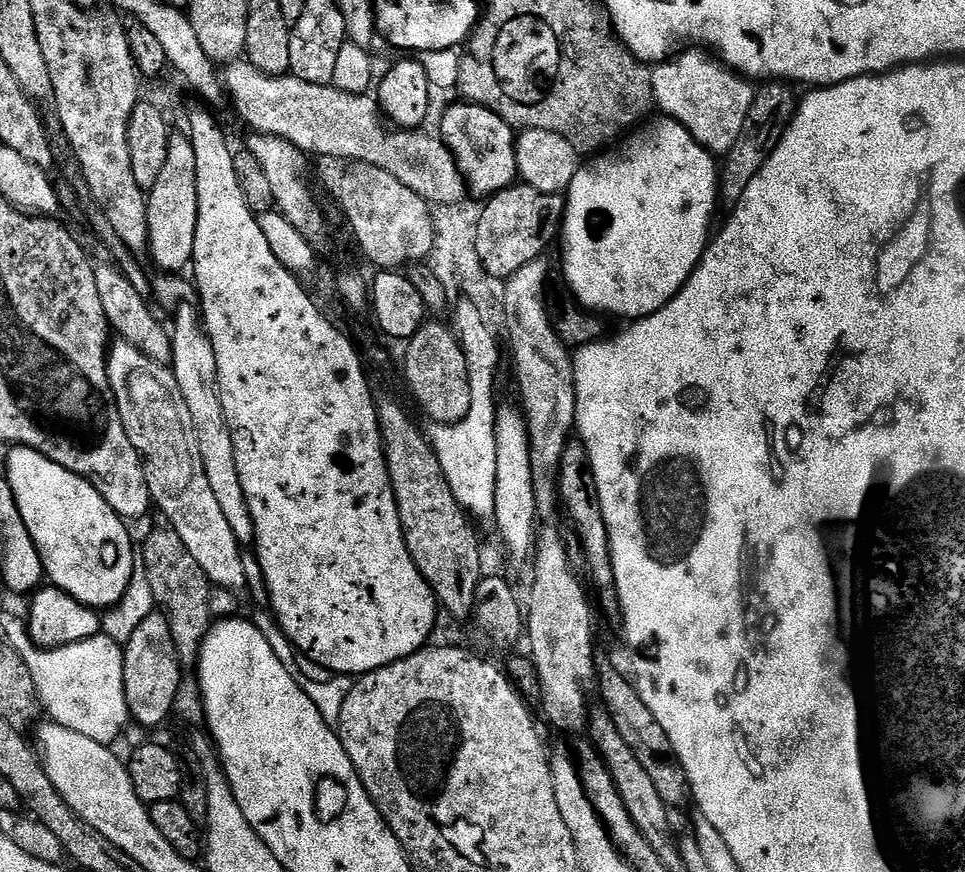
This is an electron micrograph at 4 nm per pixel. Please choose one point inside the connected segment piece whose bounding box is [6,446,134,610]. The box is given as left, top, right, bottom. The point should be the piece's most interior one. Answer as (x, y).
(86, 549)

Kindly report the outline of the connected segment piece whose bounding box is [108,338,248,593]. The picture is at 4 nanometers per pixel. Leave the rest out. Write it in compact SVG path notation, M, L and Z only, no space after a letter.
M119 338L111 341L108 349L108 384L116 399L116 409L122 418L122 426L134 446L138 450L140 461L144 463L144 473L148 489L152 495L152 503L165 516L167 523L182 538L186 550L198 561L198 566L207 574L209 580L217 588L228 588L239 593L240 588L248 584L248 572L244 569L242 546L234 538L234 530L226 523L218 501L206 479L206 466L202 466L202 453L198 451L198 434L194 434L194 421L190 418L190 409L182 399L182 390L178 386L178 378L174 378L171 367L154 362L138 346Z

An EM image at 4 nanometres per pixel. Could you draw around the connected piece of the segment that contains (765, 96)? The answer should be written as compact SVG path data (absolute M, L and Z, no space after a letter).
M764 82L756 88L756 97L754 102L750 102L750 114L746 114L742 134L730 151L723 153L722 163L718 168L718 200L721 205L735 206L740 201L746 186L764 164L765 155L784 137L784 130L798 103L798 96L792 91L793 85L788 82Z

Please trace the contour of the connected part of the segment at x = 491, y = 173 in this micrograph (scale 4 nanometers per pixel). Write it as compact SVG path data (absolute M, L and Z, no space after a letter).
M459 102L449 103L442 114L438 135L447 146L458 170L462 174L467 191L481 198L497 196L502 190L517 183L516 138L512 125L507 124L489 108Z

